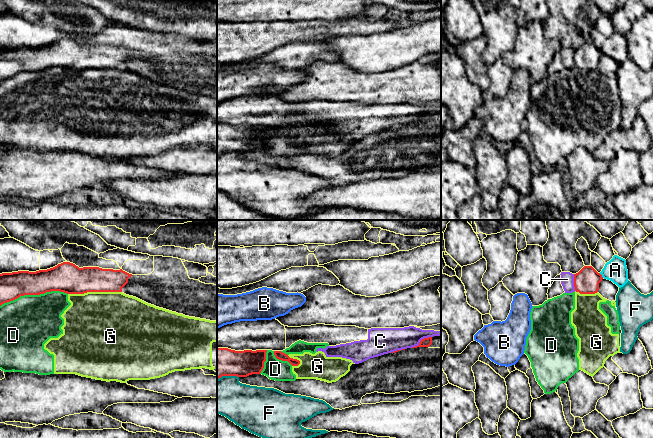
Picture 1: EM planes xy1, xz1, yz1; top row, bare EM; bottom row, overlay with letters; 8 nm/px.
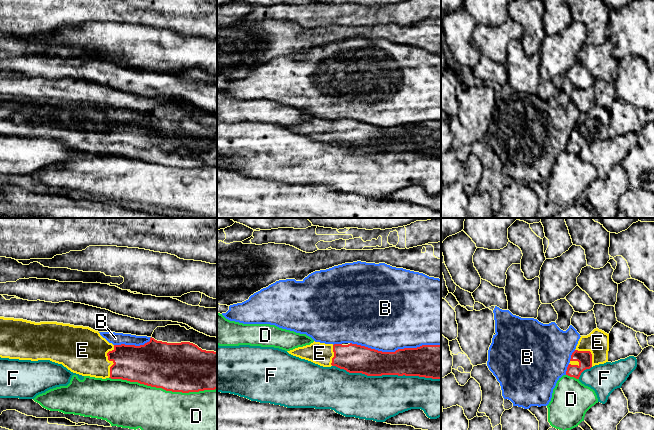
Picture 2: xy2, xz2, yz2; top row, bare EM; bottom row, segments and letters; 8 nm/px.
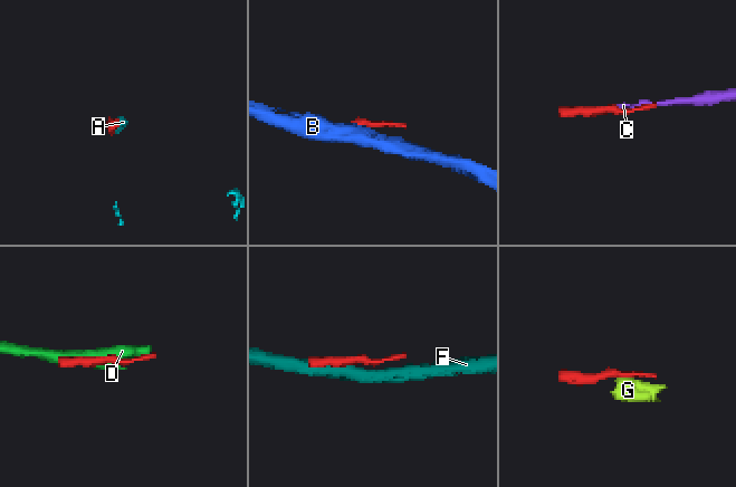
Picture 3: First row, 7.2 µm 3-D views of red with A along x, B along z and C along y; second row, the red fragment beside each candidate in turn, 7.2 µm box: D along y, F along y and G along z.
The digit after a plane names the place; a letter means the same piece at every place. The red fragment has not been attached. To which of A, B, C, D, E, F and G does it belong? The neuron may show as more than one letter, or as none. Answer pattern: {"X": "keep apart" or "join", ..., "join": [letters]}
{"A": "keep apart", "B": "keep apart", "C": "keep apart", "D": "keep apart", "E": "join", "F": "keep apart", "G": "keep apart", "join": ["E"]}

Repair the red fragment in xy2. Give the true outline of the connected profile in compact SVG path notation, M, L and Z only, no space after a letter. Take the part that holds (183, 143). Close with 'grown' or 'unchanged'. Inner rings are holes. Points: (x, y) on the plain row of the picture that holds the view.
M0 93L0 133L50 136L82 152L122 155L172 168L217 165L217 128L202 126L190 118L167 119L152 113L140 122L113 121L89 103L57 98L35 99Z; grown

